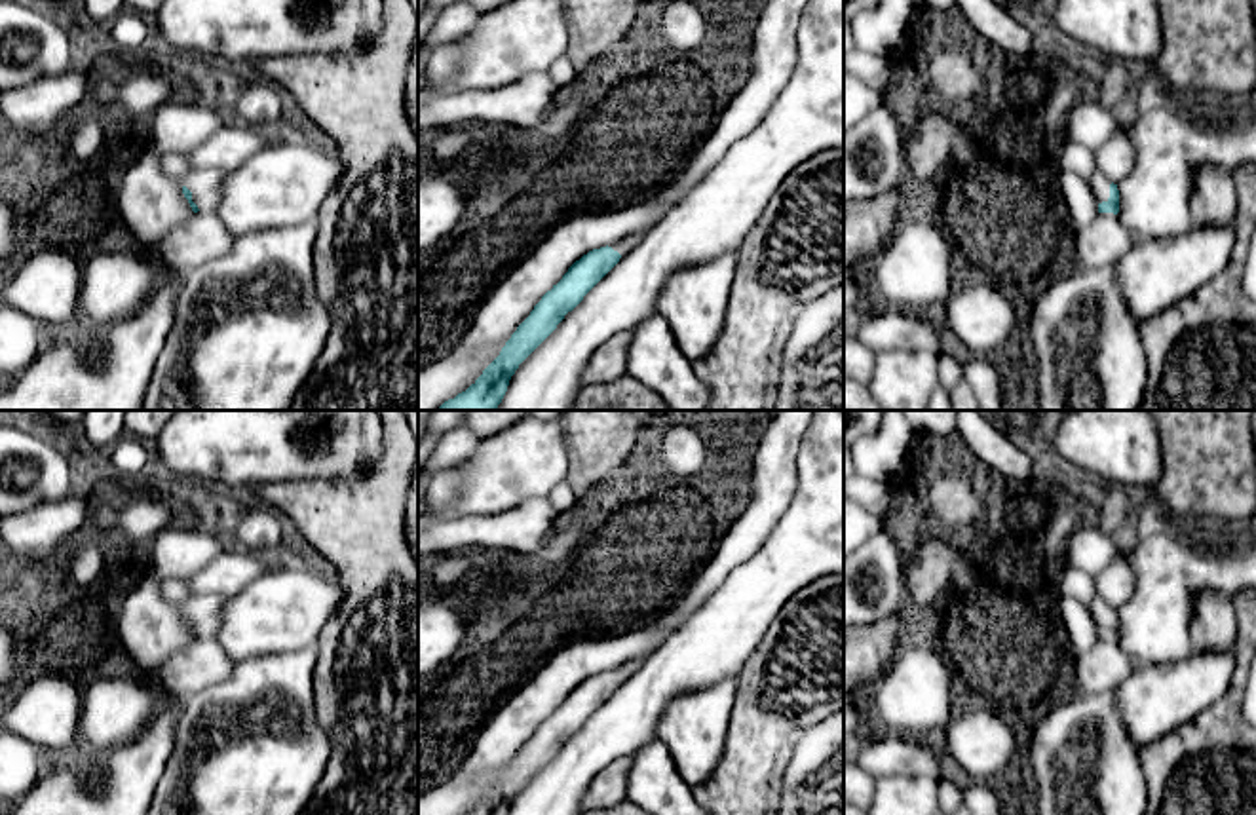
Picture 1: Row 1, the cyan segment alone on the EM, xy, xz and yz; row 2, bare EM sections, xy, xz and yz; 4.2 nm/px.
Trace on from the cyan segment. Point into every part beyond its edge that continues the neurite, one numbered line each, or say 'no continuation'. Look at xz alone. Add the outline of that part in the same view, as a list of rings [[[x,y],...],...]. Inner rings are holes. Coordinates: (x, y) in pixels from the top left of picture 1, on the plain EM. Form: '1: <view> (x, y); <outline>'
1: xz (628, 669); [[[627,661],[608,673],[612,673],[614,676],[618,676],[621,682],[625,682],[627,678],[631,678],[635,673],[638,671],[638,667],[633,661]]]

